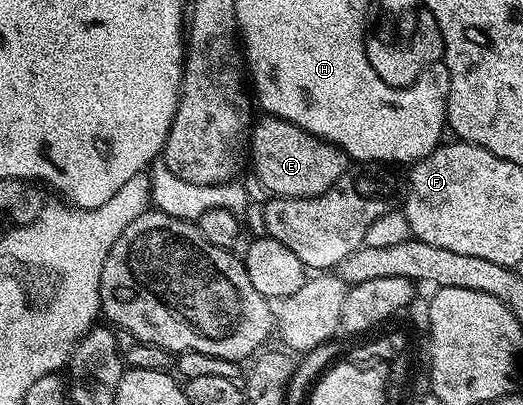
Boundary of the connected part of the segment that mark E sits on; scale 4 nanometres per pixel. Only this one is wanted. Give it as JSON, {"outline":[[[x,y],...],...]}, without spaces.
{"outline":[[[264,116],[257,125],[253,125],[248,143],[252,148],[252,164],[259,182],[272,193],[271,195],[284,197],[314,197],[324,193],[335,184],[336,179],[345,175],[348,159],[339,148],[328,144],[309,132],[302,130],[293,123],[278,119],[276,116]]]}

